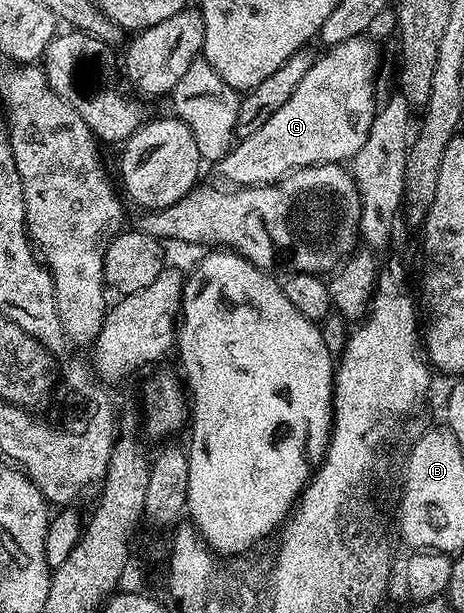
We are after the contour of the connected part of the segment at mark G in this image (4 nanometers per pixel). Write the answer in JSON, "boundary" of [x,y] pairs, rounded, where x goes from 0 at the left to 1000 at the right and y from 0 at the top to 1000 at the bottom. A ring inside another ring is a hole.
{"boundary":[[[784,57],[763,60],[744,70],[726,70],[703,82],[705,88],[681,91],[675,109],[657,116],[657,129],[640,135],[640,148],[623,155],[623,168],[612,168],[599,181],[580,188],[580,196],[545,220],[522,225],[474,263],[461,264],[459,276],[474,297],[498,305],[526,302],[582,302],[601,295],[631,276],[655,276],[659,269],[720,269],[748,266],[769,253],[795,220],[813,176],[813,127],[817,117],[817,78],[808,67]]]}

